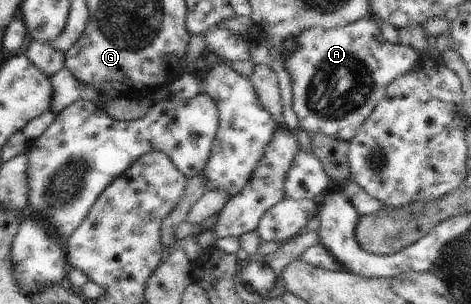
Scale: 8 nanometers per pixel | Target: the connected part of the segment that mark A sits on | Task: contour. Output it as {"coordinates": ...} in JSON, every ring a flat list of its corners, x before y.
{"coordinates":[[368,18,335,28,318,26,305,29,298,34,297,50,284,61,285,69,291,77,292,109,308,134,322,132,339,140,350,141,384,97,386,86,398,74,414,69,420,56,419,51,413,47,386,41,381,34,381,27]]}

